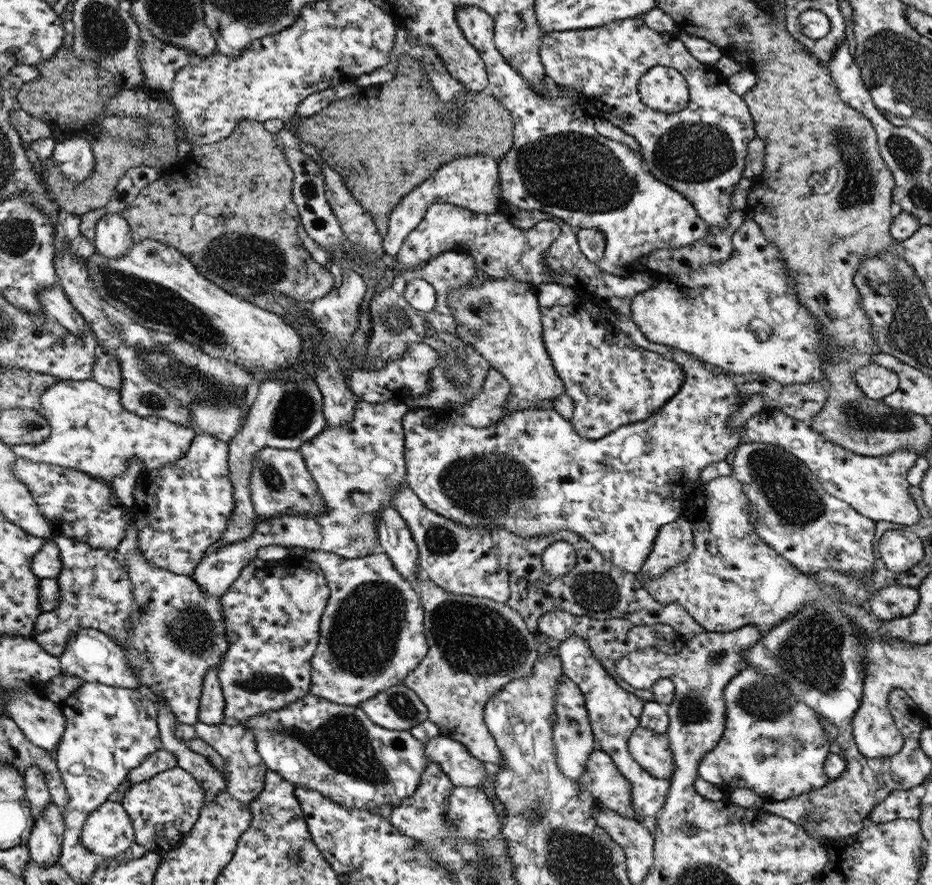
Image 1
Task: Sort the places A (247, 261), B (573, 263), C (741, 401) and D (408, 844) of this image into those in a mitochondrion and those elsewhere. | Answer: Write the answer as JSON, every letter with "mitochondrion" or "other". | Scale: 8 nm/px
{"A":"mitochondrion","B":"other","C":"other","D":"other"}

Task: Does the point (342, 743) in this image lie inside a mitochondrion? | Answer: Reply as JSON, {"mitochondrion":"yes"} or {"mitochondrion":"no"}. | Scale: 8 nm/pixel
{"mitochondrion":"yes"}

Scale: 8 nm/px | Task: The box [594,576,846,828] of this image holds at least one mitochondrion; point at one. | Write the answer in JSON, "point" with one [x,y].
{"point":[694,709]}

